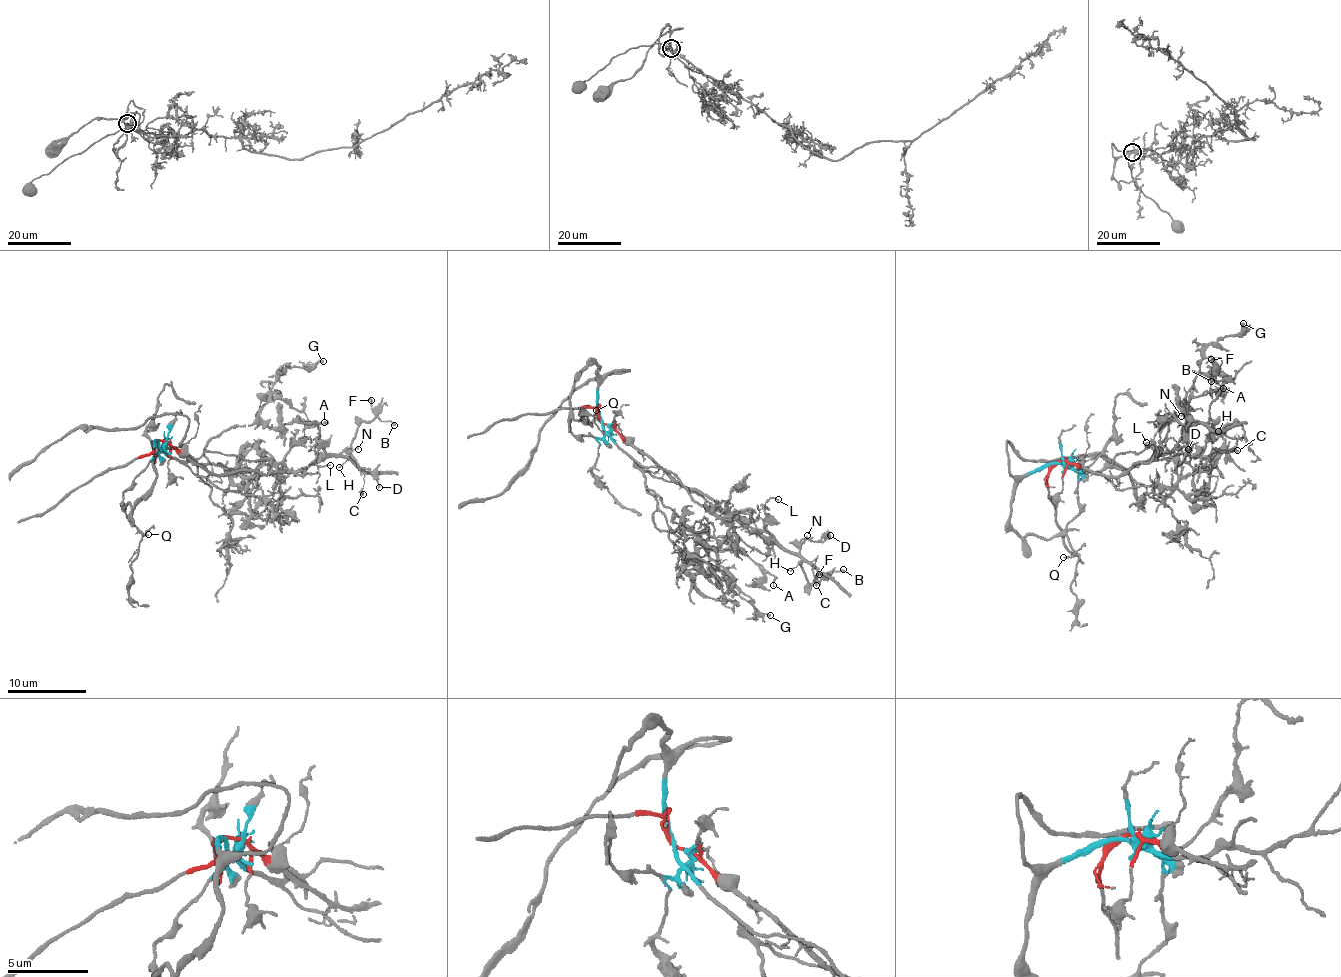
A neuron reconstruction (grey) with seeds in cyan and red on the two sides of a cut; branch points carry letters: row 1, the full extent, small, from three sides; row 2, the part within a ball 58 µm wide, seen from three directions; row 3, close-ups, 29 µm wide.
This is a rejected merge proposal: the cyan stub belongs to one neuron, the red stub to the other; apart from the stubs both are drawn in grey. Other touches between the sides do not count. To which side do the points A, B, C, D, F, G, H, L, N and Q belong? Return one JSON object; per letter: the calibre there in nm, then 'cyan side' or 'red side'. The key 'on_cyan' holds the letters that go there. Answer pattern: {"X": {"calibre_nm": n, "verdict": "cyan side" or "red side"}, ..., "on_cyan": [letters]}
{"A": {"calibre_nm": 160, "verdict": "cyan side"}, "B": {"calibre_nm": 150, "verdict": "red side"}, "C": {"calibre_nm": 150, "verdict": "red side"}, "D": {"calibre_nm": 130, "verdict": "red side"}, "F": {"calibre_nm": 110, "verdict": "red side"}, "G": {"calibre_nm": 200, "verdict": "cyan side"}, "H": {"calibre_nm": 120, "verdict": "red side"}, "L": {"calibre_nm": 120, "verdict": "red side"}, "N": {"calibre_nm": 90, "verdict": "red side"}, "Q": {"calibre_nm": 160, "verdict": "cyan side"}, "on_cyan": ["A", "G", "Q"]}

